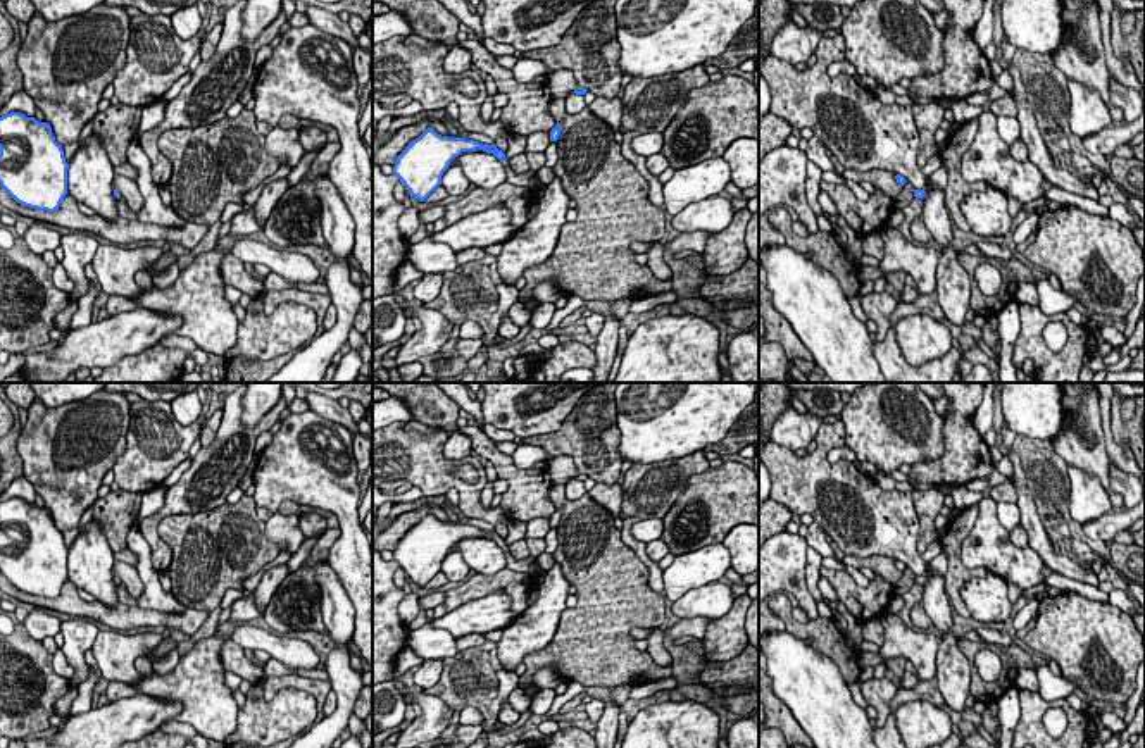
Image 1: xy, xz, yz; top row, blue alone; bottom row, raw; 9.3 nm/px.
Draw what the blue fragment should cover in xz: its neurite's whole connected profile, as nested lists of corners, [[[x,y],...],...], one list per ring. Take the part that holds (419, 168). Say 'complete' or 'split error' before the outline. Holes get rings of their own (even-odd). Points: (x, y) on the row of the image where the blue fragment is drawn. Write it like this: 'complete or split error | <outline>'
split error | [[[428,128],[419,138],[412,140],[405,150],[397,157],[393,174],[409,190],[409,195],[424,202],[440,184],[441,176],[448,169],[450,162],[462,152],[483,150],[493,153],[505,169],[505,181],[514,186],[529,188],[536,198],[541,198],[547,184],[543,184],[536,172],[528,171],[516,174],[502,150],[497,145],[483,145],[466,138],[448,138],[438,134],[433,128]]]

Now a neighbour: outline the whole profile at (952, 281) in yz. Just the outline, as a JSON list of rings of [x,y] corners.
[[[928,181],[928,195],[923,198],[923,221],[931,238],[940,245],[940,262],[936,267],[936,300],[955,326],[966,322],[966,312],[971,300],[971,279],[959,262],[959,253],[952,246],[954,233],[945,205],[945,190],[933,188]]]

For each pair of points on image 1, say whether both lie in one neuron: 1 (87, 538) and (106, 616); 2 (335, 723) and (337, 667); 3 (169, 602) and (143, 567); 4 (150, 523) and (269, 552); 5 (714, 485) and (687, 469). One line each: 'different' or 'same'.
1: different
2: same
3: same
4: different
5: different

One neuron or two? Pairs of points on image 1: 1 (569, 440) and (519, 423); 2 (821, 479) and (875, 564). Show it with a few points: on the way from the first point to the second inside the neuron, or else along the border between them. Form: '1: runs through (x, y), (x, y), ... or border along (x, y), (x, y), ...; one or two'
1: border along (576, 405), (554, 431), (530, 435), (521, 440); two
2: border along (845, 555), (888, 555), (895, 560); two

